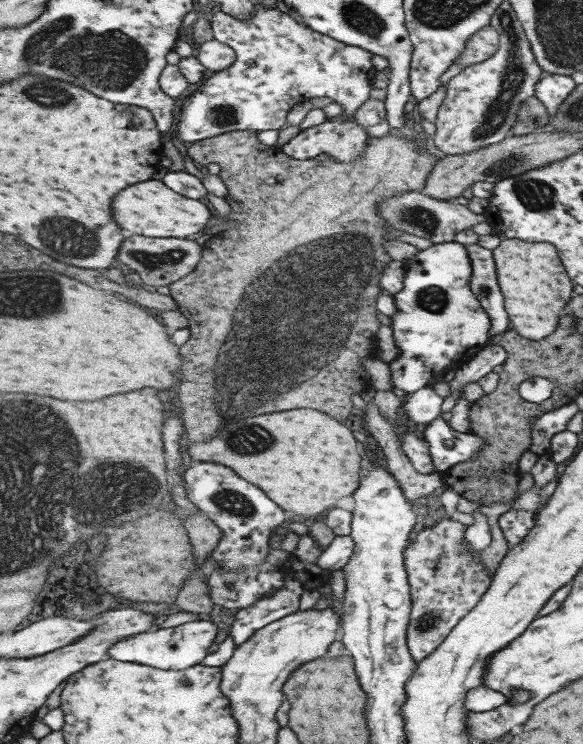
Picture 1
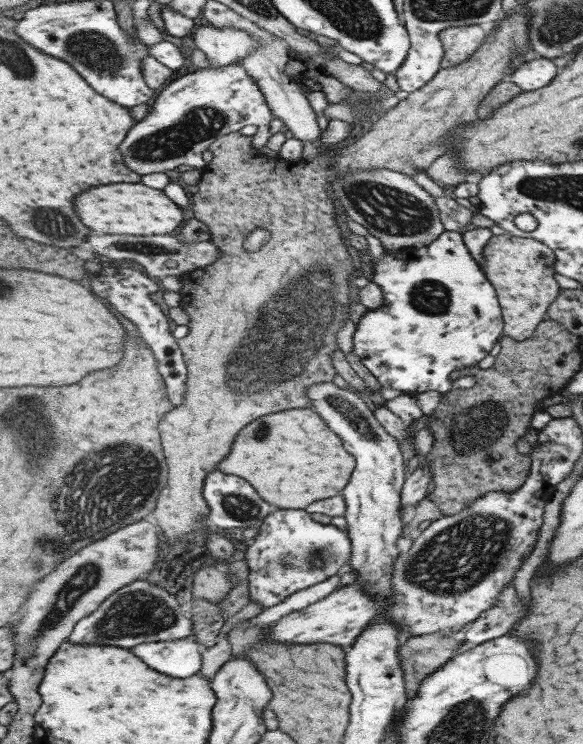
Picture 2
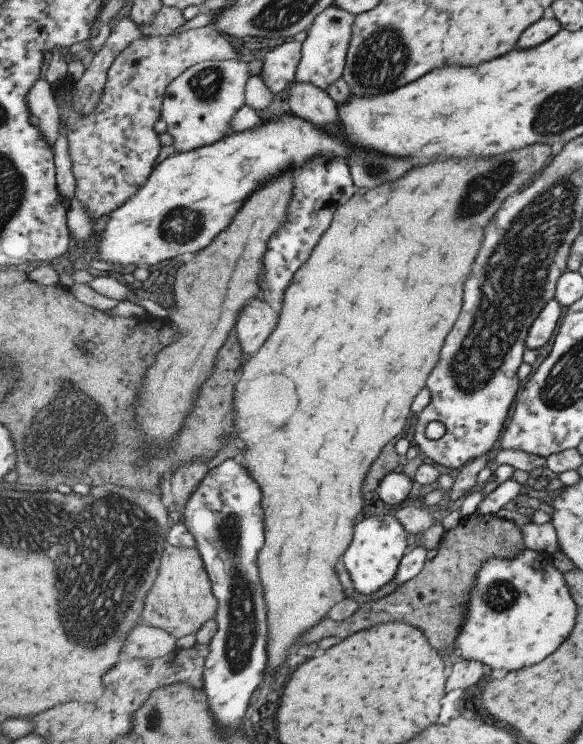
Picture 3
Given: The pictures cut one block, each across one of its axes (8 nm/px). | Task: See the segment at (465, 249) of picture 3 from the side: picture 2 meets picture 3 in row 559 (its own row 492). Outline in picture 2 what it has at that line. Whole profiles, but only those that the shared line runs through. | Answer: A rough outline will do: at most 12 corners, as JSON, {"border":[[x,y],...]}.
{"border":[[314,409],[251,422],[218,469],[269,504],[339,496],[355,455]]}

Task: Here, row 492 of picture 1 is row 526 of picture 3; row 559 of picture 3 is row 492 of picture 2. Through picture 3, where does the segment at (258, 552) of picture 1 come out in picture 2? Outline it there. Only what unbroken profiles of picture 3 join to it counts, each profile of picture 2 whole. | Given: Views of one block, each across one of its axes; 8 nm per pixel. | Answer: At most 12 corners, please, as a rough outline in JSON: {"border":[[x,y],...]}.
{"border":[[218,468],[203,494],[209,522],[231,534],[277,510],[249,482]]}

